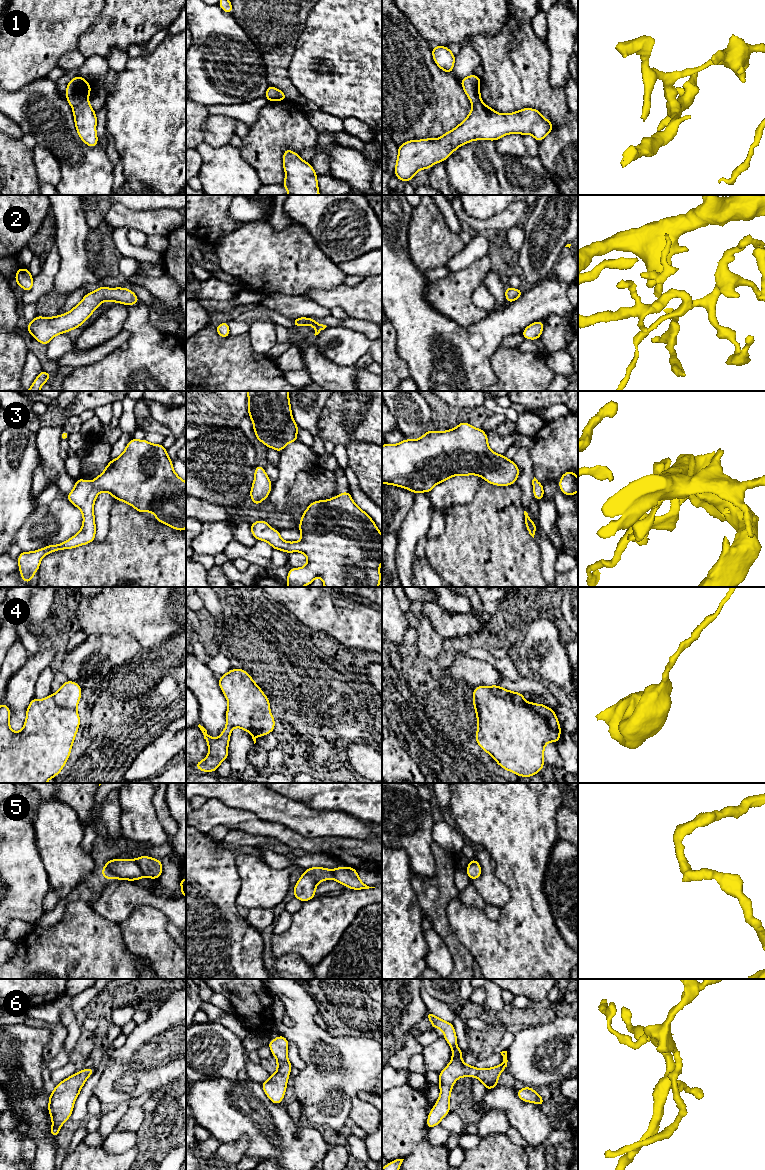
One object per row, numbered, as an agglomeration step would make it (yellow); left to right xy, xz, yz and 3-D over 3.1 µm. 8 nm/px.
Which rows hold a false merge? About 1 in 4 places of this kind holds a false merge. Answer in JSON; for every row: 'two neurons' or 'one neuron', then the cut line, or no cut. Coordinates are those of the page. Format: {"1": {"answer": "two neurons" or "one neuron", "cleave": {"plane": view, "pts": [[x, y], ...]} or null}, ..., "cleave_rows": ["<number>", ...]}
{"1": {"answer": "one neuron", "cleave": null}, "2": {"answer": "one neuron", "cleave": null}, "3": {"answer": "one neuron", "cleave": null}, "4": {"answer": "two neurons", "cleave": {"plane": "xz", "pts": [[260, 708], [255, 712], [251, 724], [251, 731], [256, 736]]}}, "5": {"answer": "two neurons", "cleave": {"plane": "xy", "pts": [[135, 859], [143, 876]]}}, "6": {"answer": "one neuron", "cleave": null}, "cleave_rows": ["4", "5"]}

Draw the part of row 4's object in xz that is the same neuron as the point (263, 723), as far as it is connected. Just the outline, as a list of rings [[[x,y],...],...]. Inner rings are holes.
[[[258,709],[252,720],[252,732],[256,736],[265,736],[274,731],[275,720],[271,712]]]

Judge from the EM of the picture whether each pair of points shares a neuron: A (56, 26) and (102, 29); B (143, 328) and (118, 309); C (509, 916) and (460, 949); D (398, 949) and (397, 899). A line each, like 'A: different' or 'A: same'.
A: different
B: different
C: different
D: same

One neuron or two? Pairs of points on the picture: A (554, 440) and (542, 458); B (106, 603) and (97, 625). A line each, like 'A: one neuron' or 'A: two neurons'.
A: one neuron
B: one neuron

